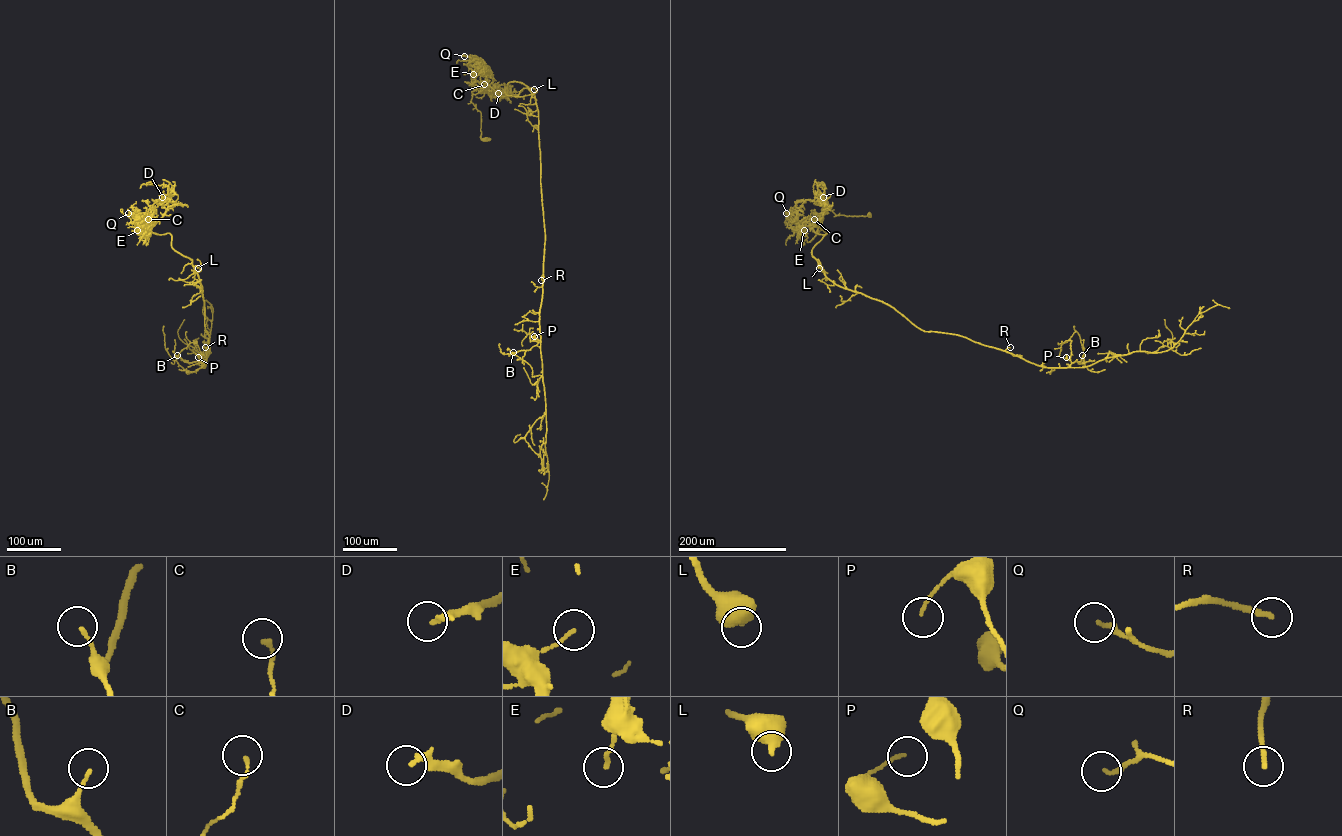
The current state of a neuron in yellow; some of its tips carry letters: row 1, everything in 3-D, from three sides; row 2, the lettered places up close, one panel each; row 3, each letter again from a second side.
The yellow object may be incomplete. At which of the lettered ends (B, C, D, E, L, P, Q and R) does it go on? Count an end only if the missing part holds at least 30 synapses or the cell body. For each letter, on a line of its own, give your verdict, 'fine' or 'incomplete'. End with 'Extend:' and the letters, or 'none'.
B: fine
C: fine
D: fine
E: fine
L: fine
P: fine
Q: fine
R: incomplete
Extend: R

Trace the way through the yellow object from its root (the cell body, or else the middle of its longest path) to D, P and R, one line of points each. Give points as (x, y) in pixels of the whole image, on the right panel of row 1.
D: (870, 215), (836, 215), (823, 207), (813, 227), (820, 221), (825, 209), (823, 197)
P: (870, 215), (821, 209), (812, 255), (835, 284), (925, 331), (1046, 367), (1066, 357)
R: (870, 215), (821, 209), (813, 229), (826, 233), (811, 253), (827, 277), (889, 304), (925, 331), (1010, 347)

